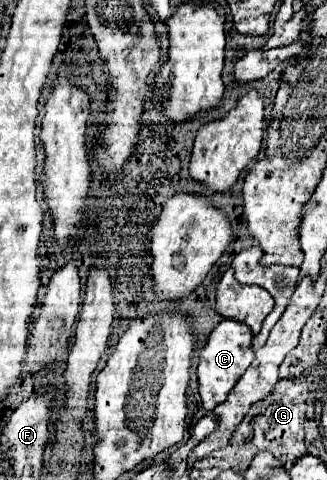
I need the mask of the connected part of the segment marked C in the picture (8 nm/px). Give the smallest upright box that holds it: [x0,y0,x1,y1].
[198,320,254,410]

